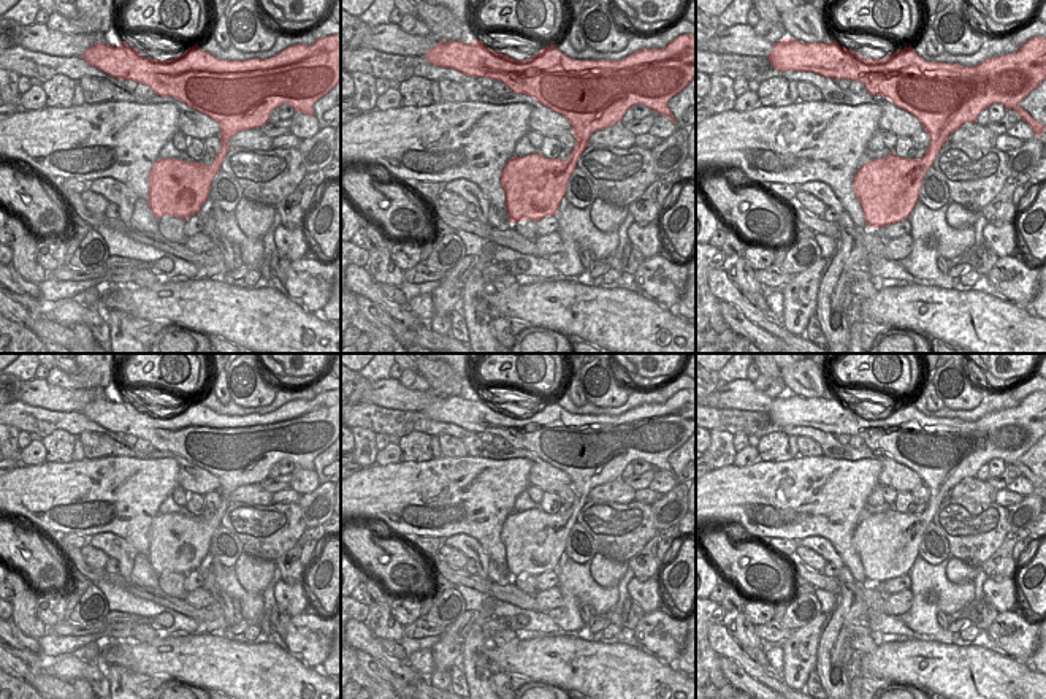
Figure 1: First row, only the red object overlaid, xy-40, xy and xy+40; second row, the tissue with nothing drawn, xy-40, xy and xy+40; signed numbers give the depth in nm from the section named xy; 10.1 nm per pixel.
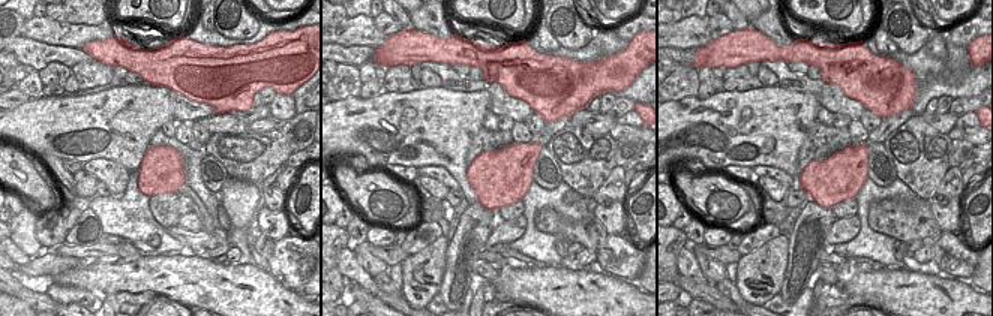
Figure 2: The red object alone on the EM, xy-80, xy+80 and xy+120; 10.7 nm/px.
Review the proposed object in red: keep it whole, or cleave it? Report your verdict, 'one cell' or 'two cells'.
one cell

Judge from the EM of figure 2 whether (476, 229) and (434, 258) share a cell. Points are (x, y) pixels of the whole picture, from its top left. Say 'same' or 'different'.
different

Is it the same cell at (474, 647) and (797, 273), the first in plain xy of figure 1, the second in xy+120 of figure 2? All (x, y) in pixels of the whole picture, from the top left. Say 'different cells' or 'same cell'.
same cell

